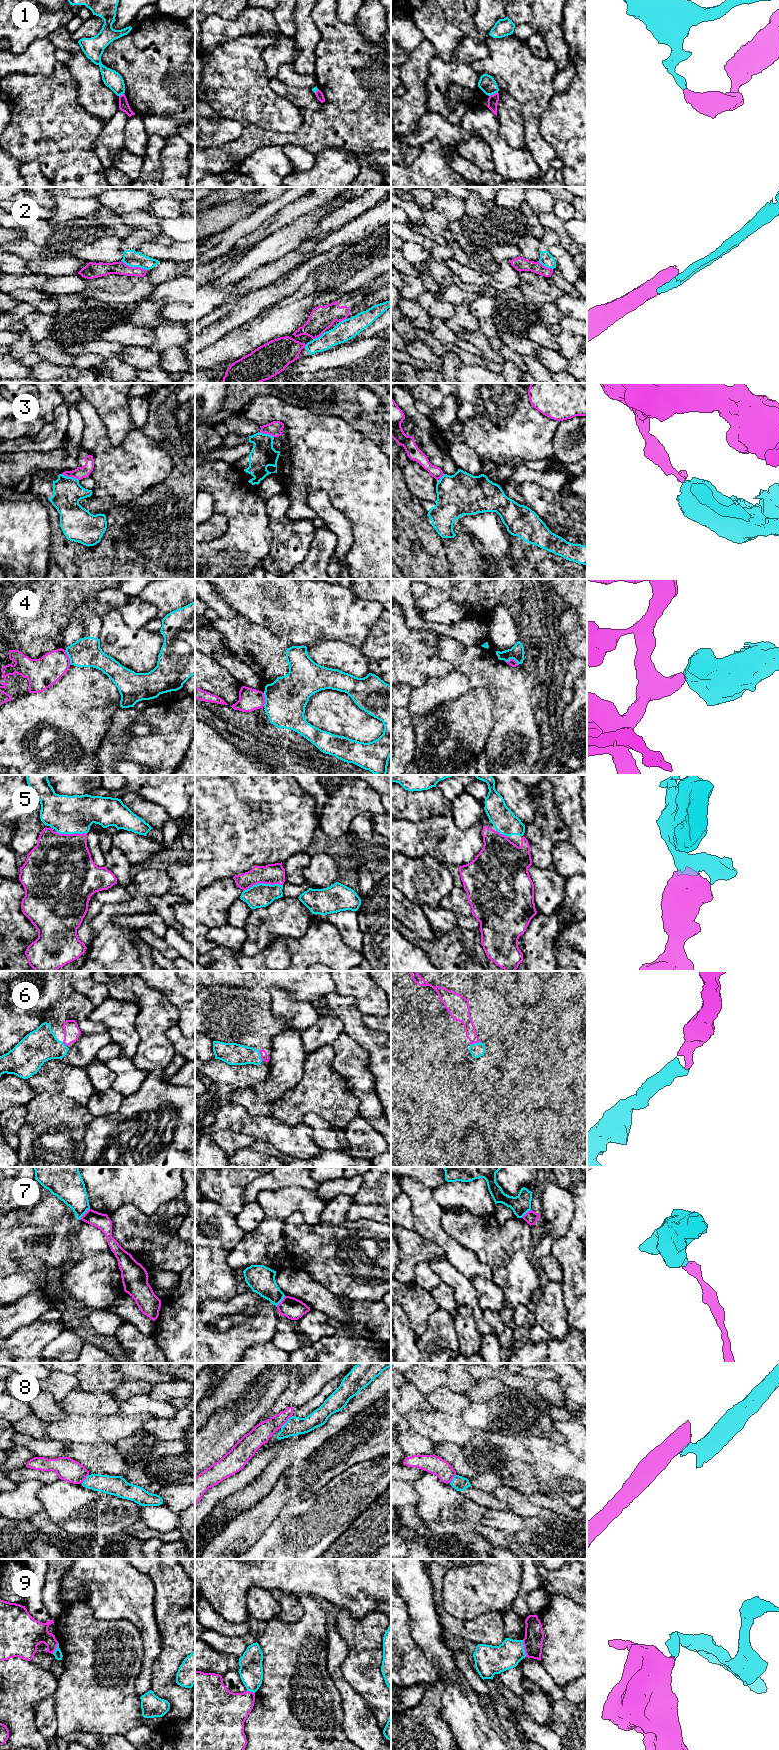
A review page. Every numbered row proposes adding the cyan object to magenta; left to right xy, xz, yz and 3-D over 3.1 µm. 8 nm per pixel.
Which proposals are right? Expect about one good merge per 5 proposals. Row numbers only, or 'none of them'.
5, 6

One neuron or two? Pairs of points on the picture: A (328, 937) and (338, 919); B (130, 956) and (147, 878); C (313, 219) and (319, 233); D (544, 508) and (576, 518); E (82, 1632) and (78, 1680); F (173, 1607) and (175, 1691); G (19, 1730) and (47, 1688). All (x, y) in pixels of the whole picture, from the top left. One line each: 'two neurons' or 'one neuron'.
A: two neurons
B: one neuron
C: two neurons
D: one neuron
E: one neuron
F: one neuron
G: one neuron

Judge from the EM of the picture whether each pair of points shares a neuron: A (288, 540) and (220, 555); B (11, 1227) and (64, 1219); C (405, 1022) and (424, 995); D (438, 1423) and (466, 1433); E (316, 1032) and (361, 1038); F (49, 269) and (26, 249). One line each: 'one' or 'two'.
A: two
B: one
C: two
D: one
E: two
F: one

